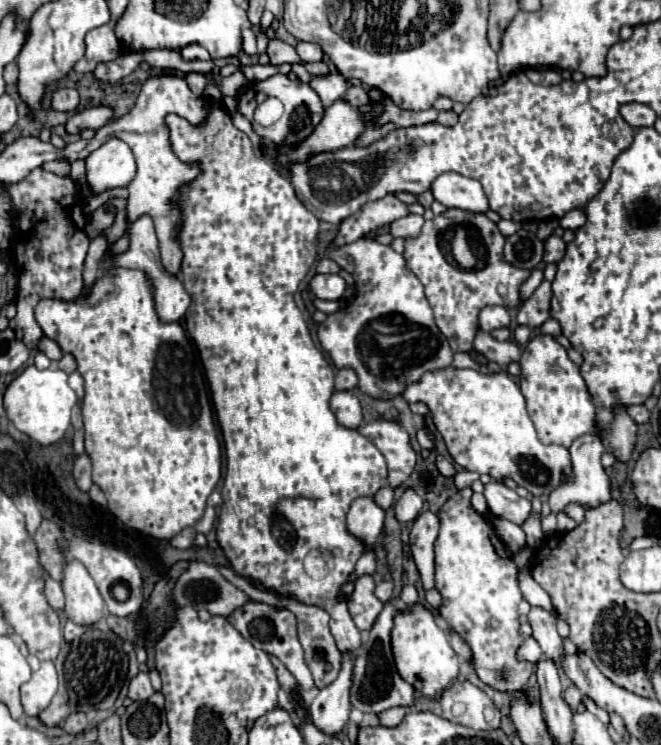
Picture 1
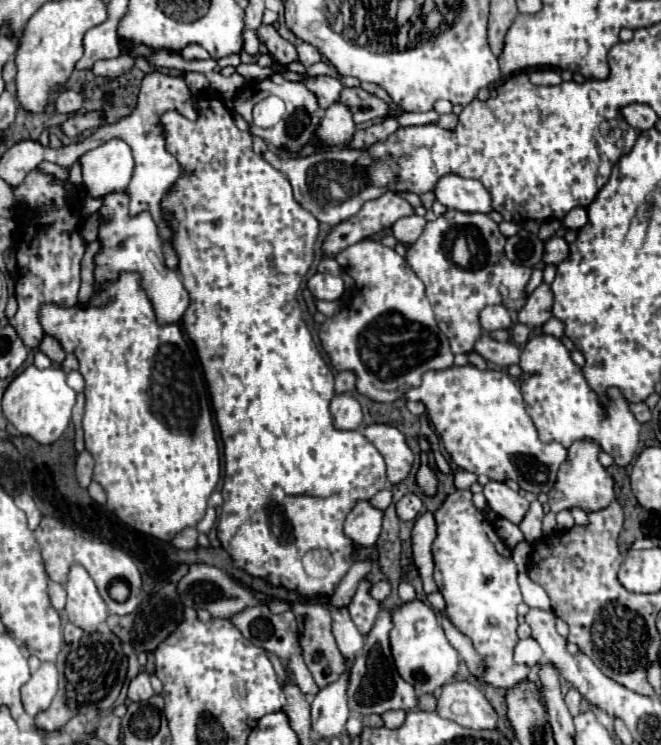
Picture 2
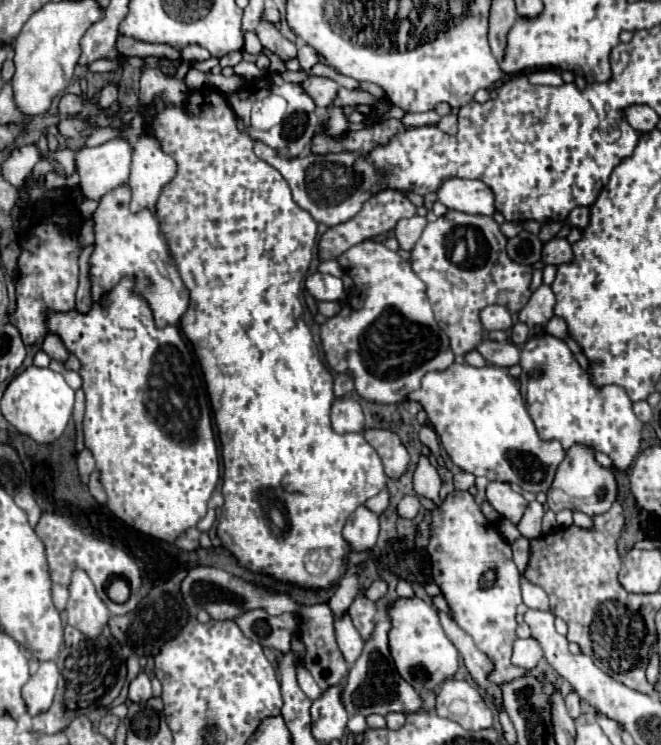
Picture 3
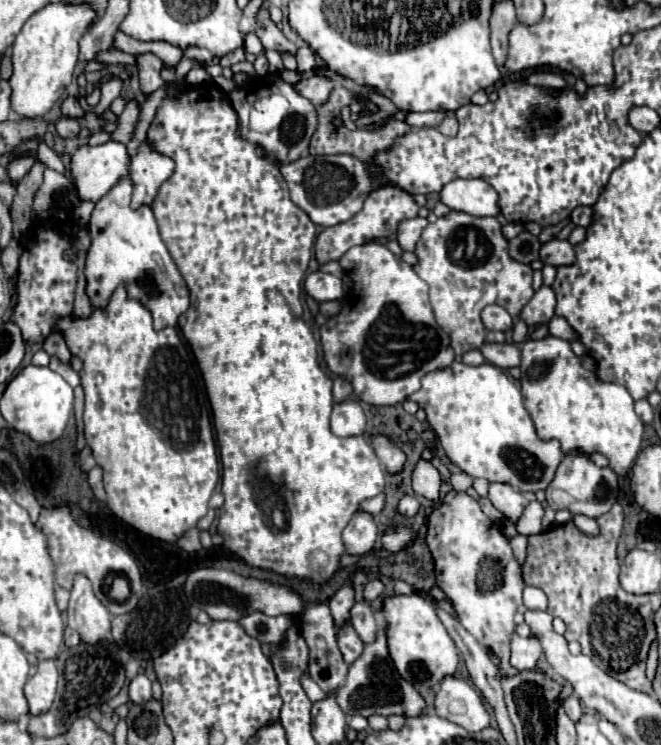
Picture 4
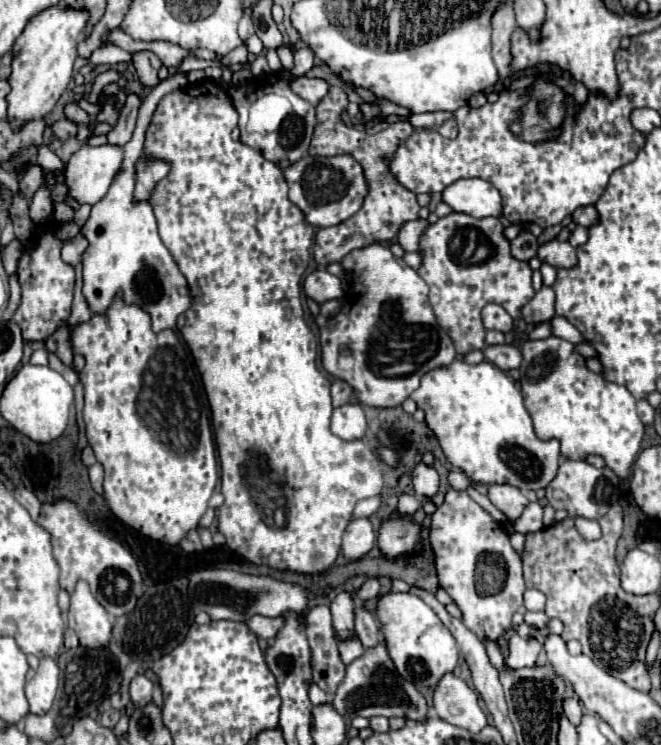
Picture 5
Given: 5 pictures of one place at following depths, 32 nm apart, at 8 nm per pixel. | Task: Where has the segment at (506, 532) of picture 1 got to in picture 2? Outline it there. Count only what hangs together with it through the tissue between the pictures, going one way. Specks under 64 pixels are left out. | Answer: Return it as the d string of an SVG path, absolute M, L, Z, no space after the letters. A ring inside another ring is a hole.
M498 518L498 520L496 520L496 530L498 530L500 538L502 538L510 548L514 548L520 540L524 540L524 534L520 532L520 528L518 528L516 524L512 524L510 520L506 520L506 518Z

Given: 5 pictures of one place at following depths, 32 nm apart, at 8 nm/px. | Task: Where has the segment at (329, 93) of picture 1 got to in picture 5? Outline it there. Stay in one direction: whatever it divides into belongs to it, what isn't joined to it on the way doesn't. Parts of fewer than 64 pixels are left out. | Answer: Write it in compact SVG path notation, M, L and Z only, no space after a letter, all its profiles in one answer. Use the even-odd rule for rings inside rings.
M300 76L300 78L292 78L290 80L290 88L294 94L302 96L304 100L308 100L310 104L318 104L324 94L328 92L330 84L320 80L320 78L308 78L308 76Z

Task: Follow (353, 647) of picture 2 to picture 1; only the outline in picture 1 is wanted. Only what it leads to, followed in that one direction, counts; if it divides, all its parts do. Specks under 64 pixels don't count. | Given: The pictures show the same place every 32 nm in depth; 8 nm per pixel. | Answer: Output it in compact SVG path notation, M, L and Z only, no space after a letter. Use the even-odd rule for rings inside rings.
M206 102L206 104L208 104L210 116L206 116L206 120L202 124L192 126L184 118L170 114L170 116L166 116L166 126L170 128L170 146L174 148L174 154L182 162L198 164L202 168L202 172L198 174L198 180L194 180L194 184L190 184L190 188L186 188L186 196L182 196L182 232L178 234L178 244L184 254L182 266L180 266L182 284L192 298L192 304L186 312L186 330L198 346L200 360L204 364L206 378L208 378L208 384L212 390L212 402L216 406L216 418L218 418L218 424L222 430L224 448L226 448L226 476L224 476L224 486L222 486L224 504L222 504L220 516L218 516L216 538L218 538L218 544L222 546L222 550L226 552L228 560L232 562L232 568L238 574L260 580L266 588L272 588L280 594L290 594L298 602L326 608L326 612L330 614L330 630L332 630L338 650L358 652L358 648L362 648L362 634L354 626L352 616L346 608L346 602L338 596L338 592L340 592L340 586L348 580L348 574L354 570L356 560L362 556L364 544L348 534L346 512L356 496L374 496L382 486L386 486L386 462L384 462L384 456L378 452L378 448L374 448L374 444L370 444L370 440L366 440L358 430L348 430L348 428L340 426L336 422L334 414L330 412L330 396L334 394L334 367L324 358L322 350L317 348L313 342L310 332L308 332L308 326L302 318L302 312L298 310L298 306L294 302L294 292L298 290L298 284L304 280L304 276L308 274L310 266L316 260L314 240L318 236L318 218L296 198L290 180L284 178L284 174L278 172L268 162L268 158L264 158L262 154L254 154L250 138L232 124L230 112L222 104L216 104L216 102ZM310 550L326 552L326 576L322 580L314 580L304 570L304 558Z

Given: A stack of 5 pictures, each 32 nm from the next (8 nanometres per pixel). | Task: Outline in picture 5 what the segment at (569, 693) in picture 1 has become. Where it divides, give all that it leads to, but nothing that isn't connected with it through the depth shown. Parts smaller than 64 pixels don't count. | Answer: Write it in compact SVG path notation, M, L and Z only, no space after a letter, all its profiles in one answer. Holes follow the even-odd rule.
M574 696L574 698L564 700L564 714L566 714L566 718L568 718L574 726L578 726L578 724L580 724L582 708L580 708L580 702L578 702L578 698L576 698L576 696Z

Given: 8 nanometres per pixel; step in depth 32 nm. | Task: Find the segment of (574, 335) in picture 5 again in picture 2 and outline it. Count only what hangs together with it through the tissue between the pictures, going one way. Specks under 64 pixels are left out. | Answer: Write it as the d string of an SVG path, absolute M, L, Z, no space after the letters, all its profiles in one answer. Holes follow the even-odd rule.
M550 318L550 320L542 326L542 332L544 332L544 334L550 334L550 336L556 336L556 338L562 338L562 336L564 336L564 324L562 324L558 318Z

